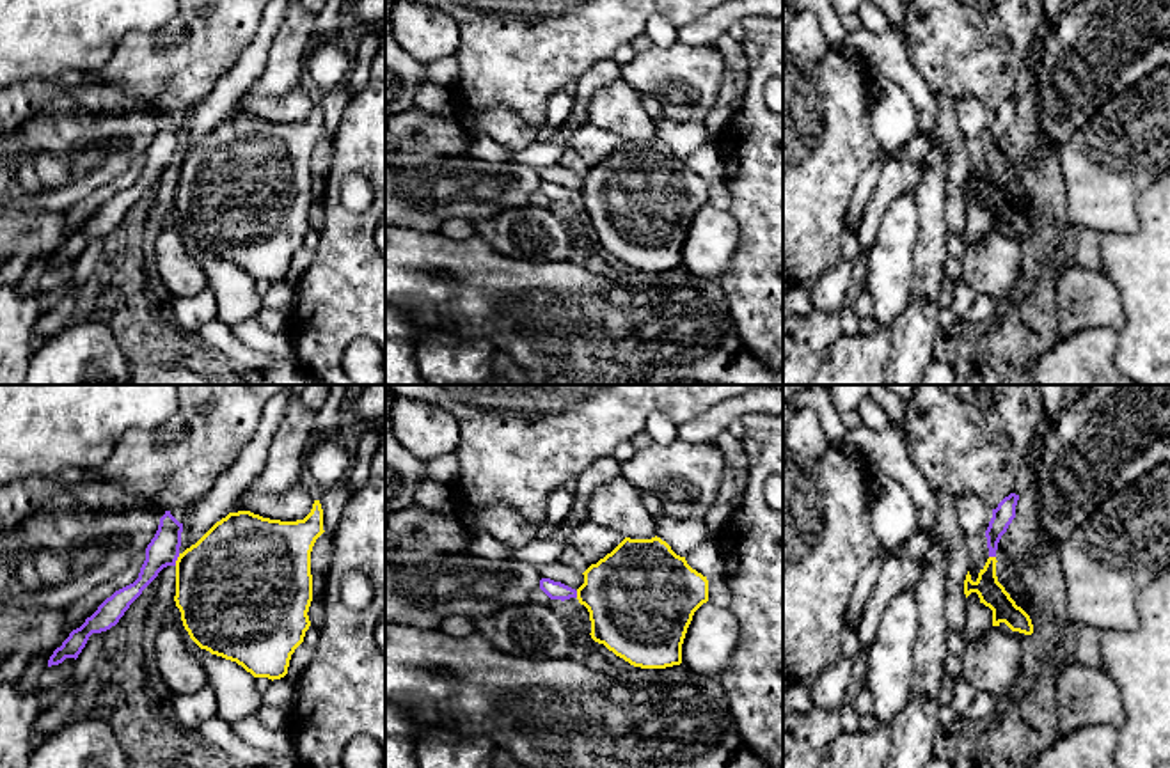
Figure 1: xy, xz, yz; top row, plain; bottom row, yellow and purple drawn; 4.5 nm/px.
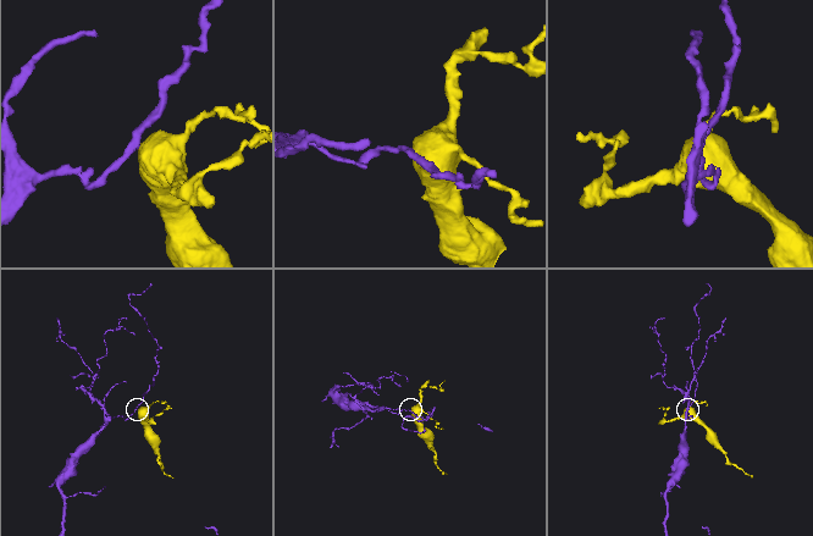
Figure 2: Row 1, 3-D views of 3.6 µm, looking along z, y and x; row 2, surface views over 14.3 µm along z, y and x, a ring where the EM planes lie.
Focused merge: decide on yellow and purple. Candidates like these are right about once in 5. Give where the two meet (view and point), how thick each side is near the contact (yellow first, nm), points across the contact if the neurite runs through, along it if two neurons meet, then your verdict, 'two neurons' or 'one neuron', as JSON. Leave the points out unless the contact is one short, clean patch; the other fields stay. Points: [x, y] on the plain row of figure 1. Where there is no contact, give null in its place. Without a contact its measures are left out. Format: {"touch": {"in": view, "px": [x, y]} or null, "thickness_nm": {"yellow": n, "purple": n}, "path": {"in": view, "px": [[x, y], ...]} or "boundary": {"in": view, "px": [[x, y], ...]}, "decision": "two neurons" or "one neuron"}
{"touch": {"in": "xy", "px": [178, 162]}, "thickness_nm": {"yellow": 460, "purple": 140}, "boundary": {"in": "xy", "px": [[180, 156], [174, 167]]}, "decision": "two neurons"}

